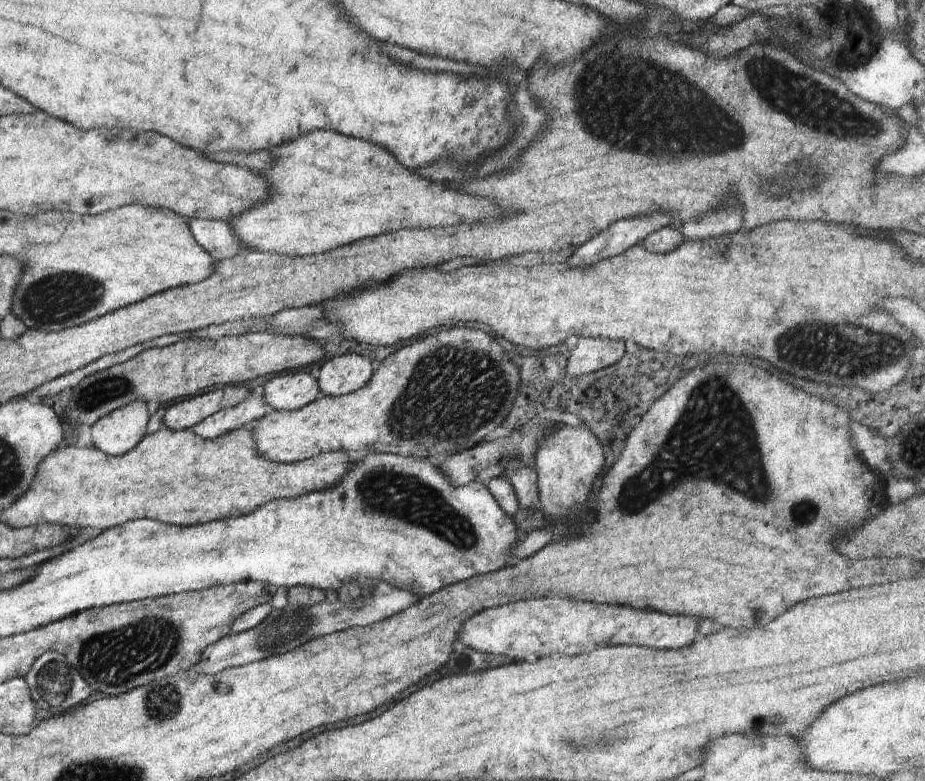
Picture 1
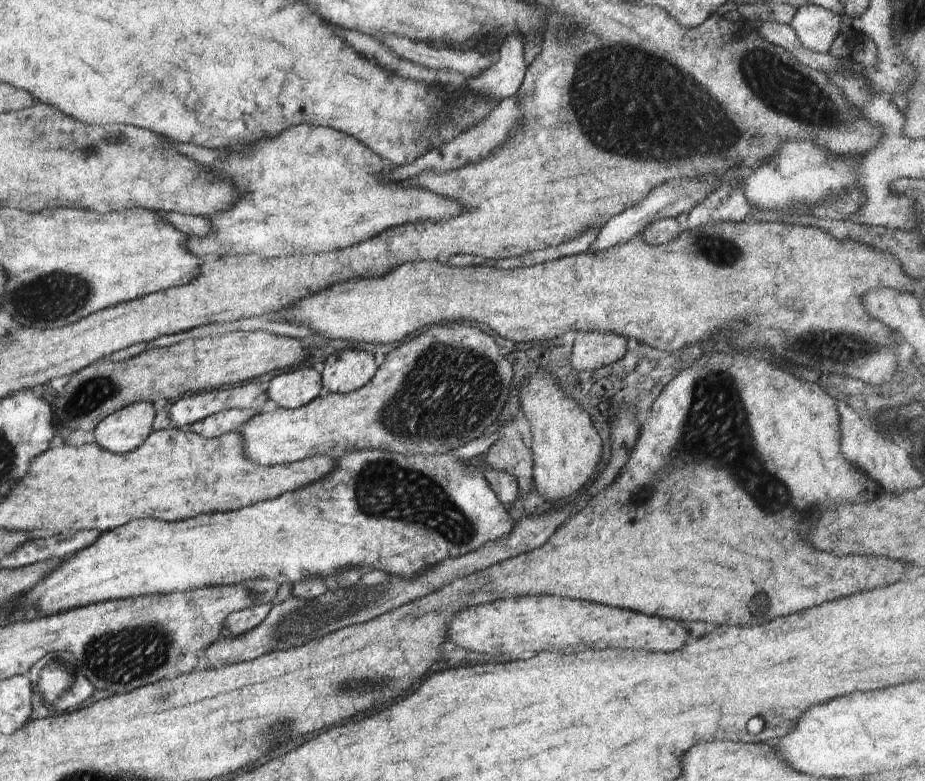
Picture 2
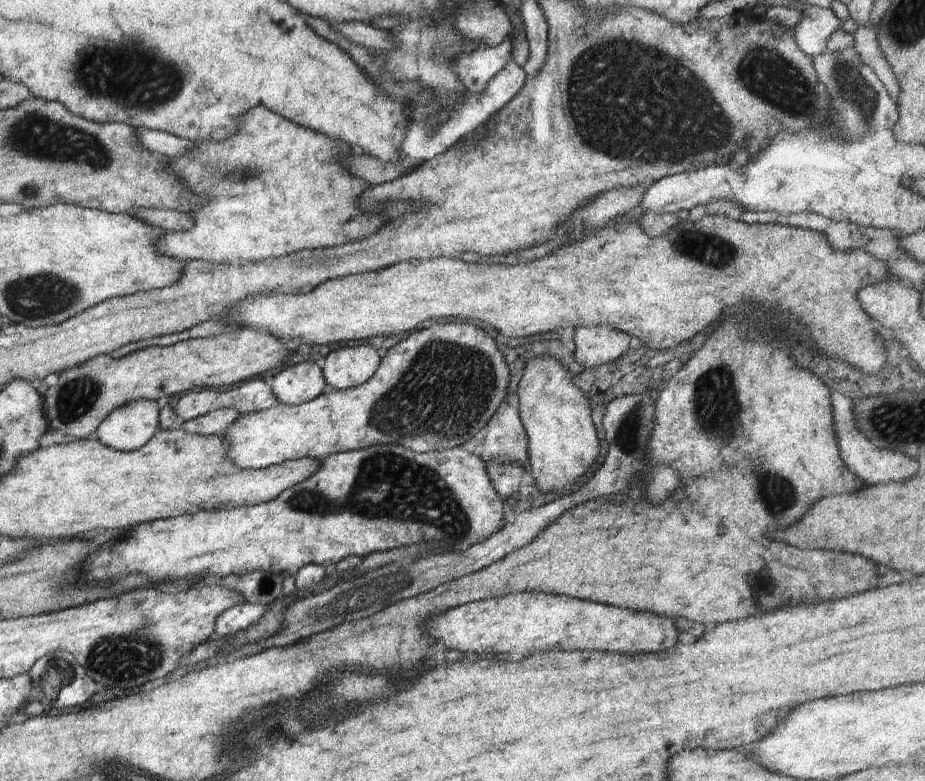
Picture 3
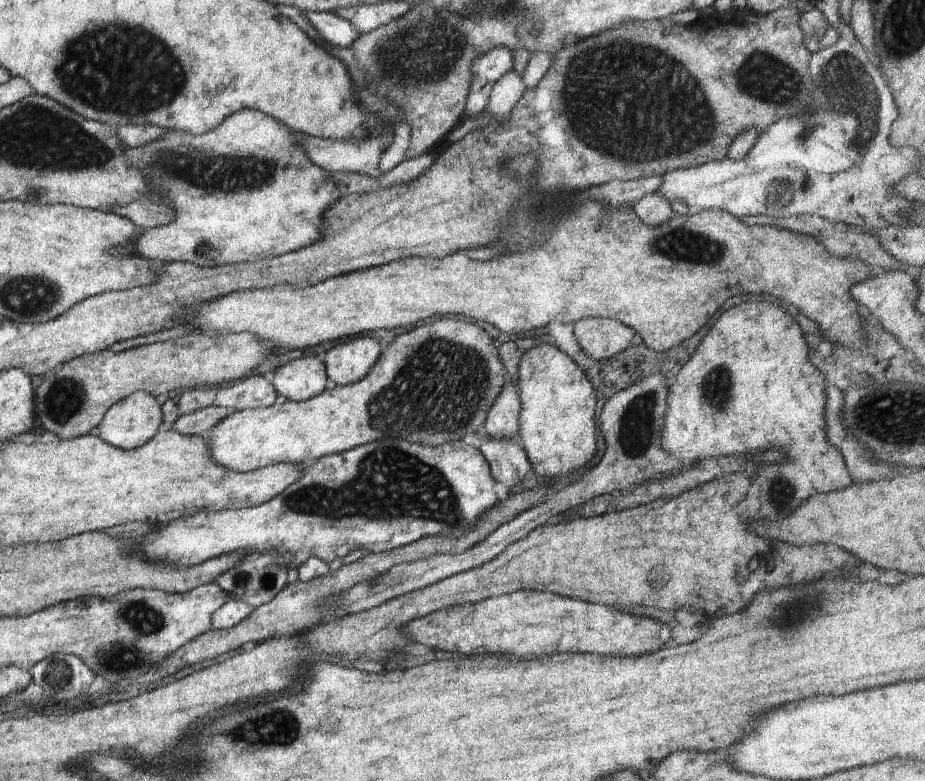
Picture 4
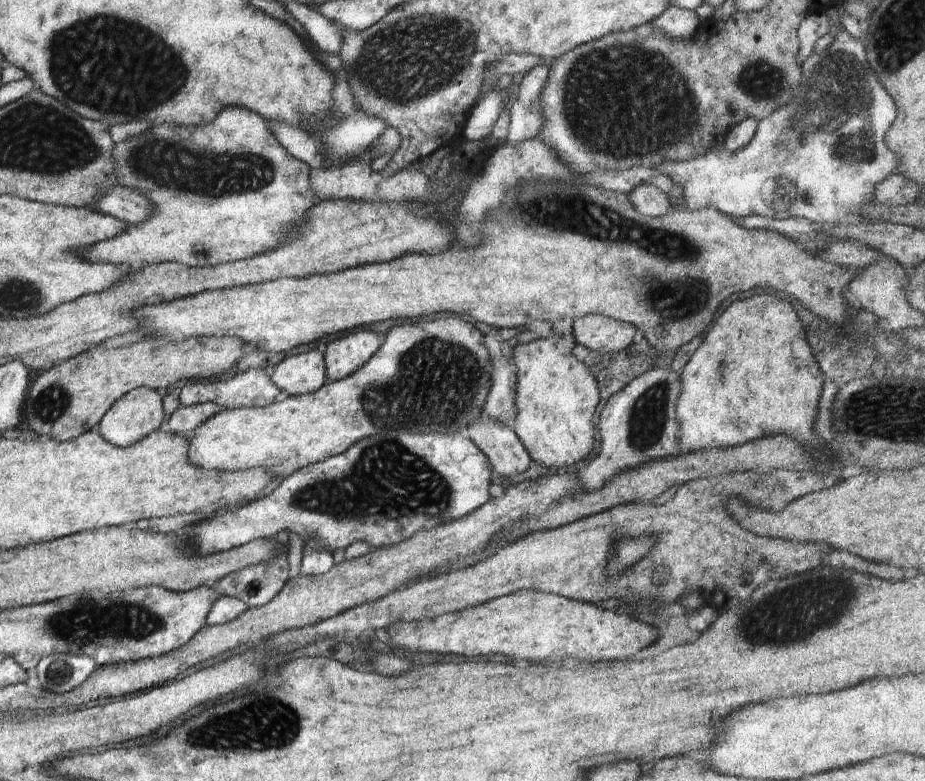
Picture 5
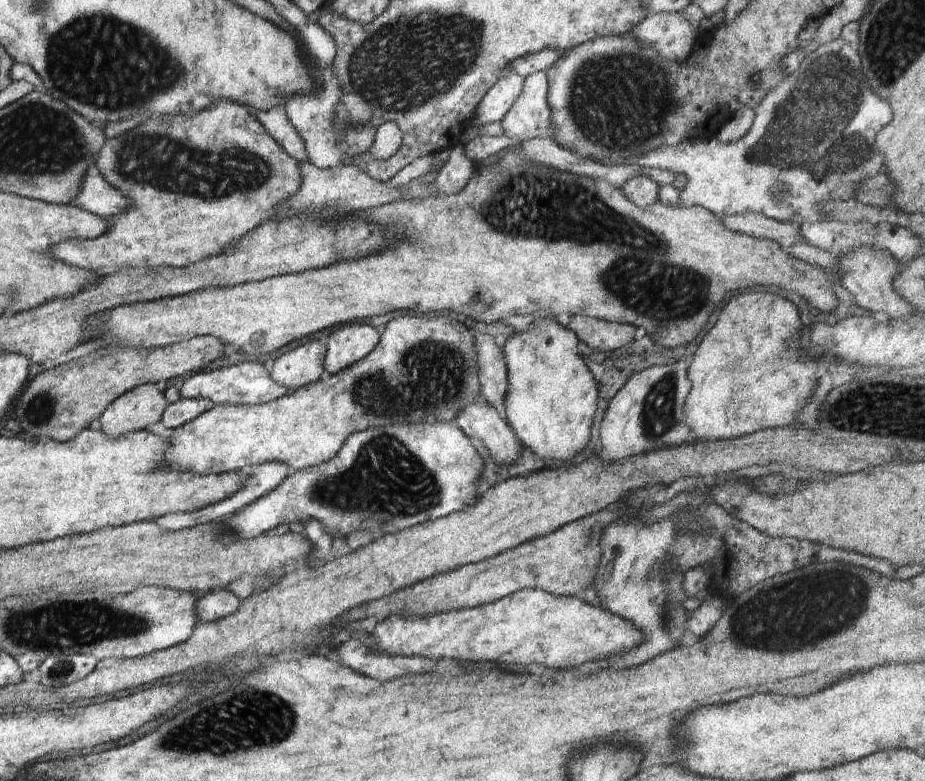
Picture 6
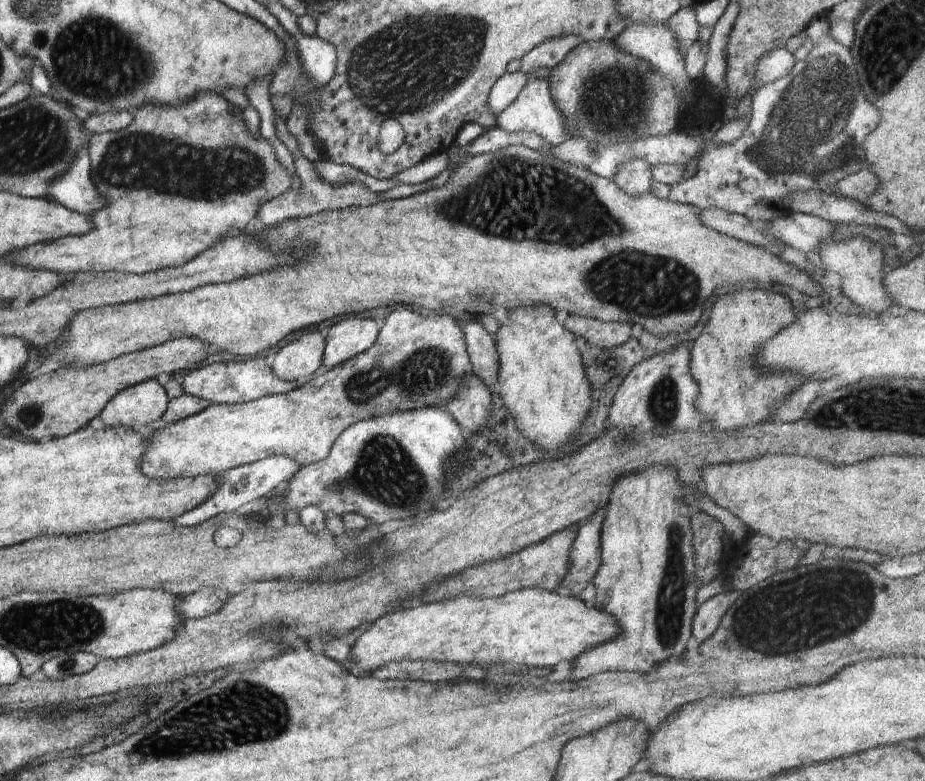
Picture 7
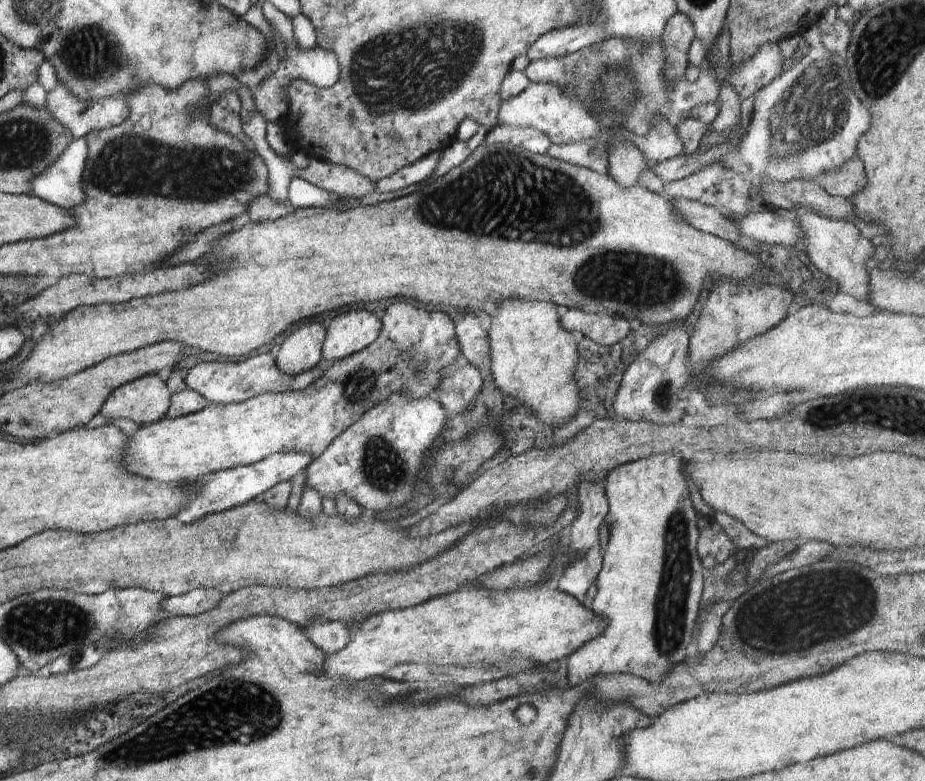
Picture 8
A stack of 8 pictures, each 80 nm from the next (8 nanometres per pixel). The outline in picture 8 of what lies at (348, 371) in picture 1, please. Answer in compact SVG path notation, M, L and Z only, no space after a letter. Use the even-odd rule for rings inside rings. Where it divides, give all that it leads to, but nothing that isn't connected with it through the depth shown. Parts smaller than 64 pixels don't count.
M350 308L346 314L334 316L325 328L326 336L323 342L323 358L327 361L337 361L364 350L378 338L381 328L380 314L378 312L371 313L367 310Z

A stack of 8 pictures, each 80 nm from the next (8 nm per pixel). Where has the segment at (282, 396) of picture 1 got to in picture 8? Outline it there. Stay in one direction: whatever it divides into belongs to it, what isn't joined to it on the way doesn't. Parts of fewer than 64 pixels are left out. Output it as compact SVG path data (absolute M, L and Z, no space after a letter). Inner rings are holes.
M322 323L304 324L275 349L276 366L288 376L310 371L323 359L326 329Z

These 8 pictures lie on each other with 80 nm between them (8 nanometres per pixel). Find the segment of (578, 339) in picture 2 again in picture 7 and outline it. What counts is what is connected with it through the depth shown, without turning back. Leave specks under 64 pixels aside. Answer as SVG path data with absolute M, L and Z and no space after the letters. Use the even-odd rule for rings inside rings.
M568 315L563 325L570 332L578 337L584 338L591 345L601 349L611 349L630 340L631 324L606 322L590 317L581 317L578 315Z

